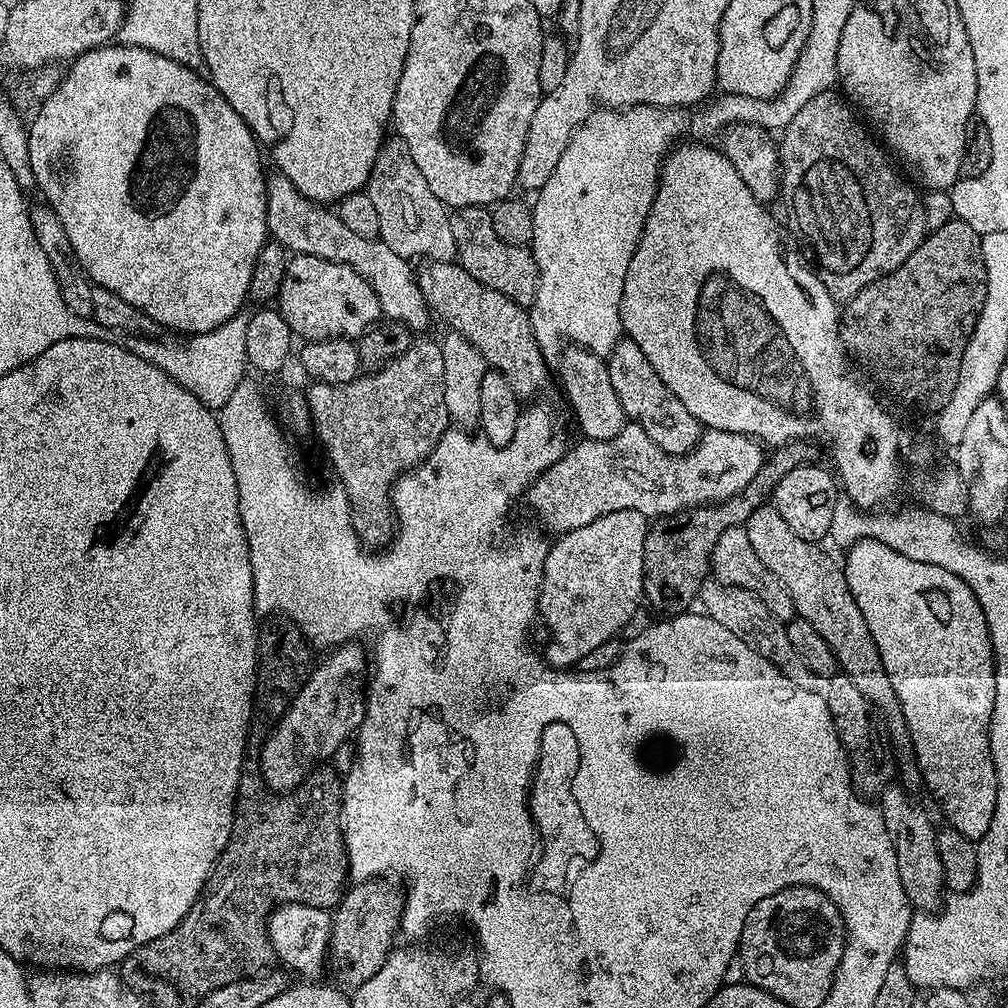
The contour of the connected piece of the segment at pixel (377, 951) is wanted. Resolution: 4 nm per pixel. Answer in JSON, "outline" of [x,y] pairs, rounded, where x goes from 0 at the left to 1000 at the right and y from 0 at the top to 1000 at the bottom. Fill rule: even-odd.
{"outline":[[[381,871],[352,876],[338,888],[335,898],[337,910],[327,917],[327,932],[323,937],[323,952],[329,956],[333,967],[332,975],[341,982],[359,978],[383,954],[385,945],[390,943],[389,932],[395,929],[397,909],[401,906],[399,885],[392,876]]]}

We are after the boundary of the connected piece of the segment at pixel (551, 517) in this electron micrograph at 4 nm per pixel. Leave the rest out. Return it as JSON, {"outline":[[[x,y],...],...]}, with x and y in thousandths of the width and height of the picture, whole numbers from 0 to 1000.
{"outline":[[[620,420],[619,426],[613,431],[609,431],[609,435],[604,437],[580,437],[576,436],[575,440],[571,440],[561,447],[560,452],[554,457],[550,458],[550,462],[546,462],[538,469],[537,472],[524,484],[522,489],[522,497],[529,504],[530,507],[536,511],[536,516],[544,524],[549,524],[552,530],[559,530],[569,526],[573,522],[581,522],[581,518],[589,518],[589,514],[597,514],[597,510],[605,510],[613,506],[633,506],[633,510],[642,512],[644,514],[654,514],[657,512],[670,512],[678,509],[680,506],[687,506],[683,504],[690,504],[693,500],[702,500],[701,502],[710,502],[715,498],[724,496],[728,490],[732,490],[741,480],[748,474],[748,470],[752,470],[752,466],[758,461],[760,455],[760,448],[750,441],[751,438],[744,433],[737,433],[736,431],[728,431],[720,427],[701,426],[695,432],[694,438],[691,438],[690,443],[687,447],[682,448],[679,452],[665,452],[658,448],[654,442],[649,439],[641,431],[641,427],[637,427],[629,420]]]}

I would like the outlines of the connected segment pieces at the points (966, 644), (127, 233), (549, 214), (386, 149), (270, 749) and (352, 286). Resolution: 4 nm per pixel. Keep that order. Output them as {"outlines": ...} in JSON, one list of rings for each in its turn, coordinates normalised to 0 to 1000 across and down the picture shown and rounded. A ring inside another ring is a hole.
{"outlines":[[[[853,536],[841,547],[839,558],[837,557],[837,571],[840,573],[840,581],[848,593],[849,600],[855,606],[855,613],[859,613],[859,621],[865,630],[867,641],[871,641],[871,649],[875,653],[875,661],[883,673],[883,681],[887,681],[887,688],[893,697],[893,703],[897,709],[897,715],[901,721],[901,727],[905,733],[905,749],[909,752],[909,759],[913,761],[913,773],[916,781],[925,785],[927,793],[933,797],[937,805],[939,816],[946,823],[950,823],[960,833],[971,835],[982,823],[982,812],[986,812],[986,800],[988,799],[988,765],[982,748],[982,736],[980,735],[980,721],[986,704],[986,692],[988,691],[988,660],[984,653],[984,638],[980,632],[978,613],[974,609],[973,601],[962,583],[944,583],[944,591],[940,587],[929,587],[929,575],[925,575],[925,567],[921,567],[925,560],[907,557],[899,552],[867,536]],[[929,591],[937,591],[937,599],[929,599]]],[[[111,42],[104,47],[90,48],[87,52],[82,52],[80,56],[76,56],[74,60],[70,61],[68,67],[71,68],[68,69],[67,75],[65,71],[60,82],[56,84],[55,89],[45,97],[43,103],[35,108],[36,120],[31,120],[28,128],[28,152],[30,153],[30,165],[34,165],[36,186],[41,191],[44,189],[45,195],[43,194],[43,197],[48,205],[53,206],[58,212],[58,216],[65,228],[65,236],[69,236],[69,244],[73,244],[73,252],[79,263],[82,264],[83,271],[93,280],[97,280],[97,284],[105,284],[105,288],[109,288],[109,292],[117,292],[117,296],[121,296],[121,300],[125,300],[129,304],[141,308],[141,312],[153,315],[153,319],[157,319],[160,326],[172,325],[175,329],[197,331],[219,325],[228,314],[233,313],[235,310],[243,305],[242,298],[247,297],[246,285],[248,284],[249,273],[252,271],[253,257],[256,256],[257,249],[260,248],[268,234],[266,217],[264,216],[264,170],[262,171],[261,165],[258,164],[259,144],[251,135],[249,127],[246,127],[241,117],[234,112],[232,105],[228,105],[228,101],[224,101],[224,97],[220,97],[220,93],[216,88],[203,78],[197,70],[186,67],[184,63],[173,62],[161,54],[141,50],[140,48],[127,48],[121,43]]],[[[636,103],[614,109],[596,106],[567,134],[565,145],[562,145],[554,165],[550,165],[550,173],[546,173],[542,185],[531,191],[532,200],[527,203],[529,238],[526,247],[536,275],[526,316],[531,344],[535,345],[541,357],[551,358],[563,341],[601,355],[617,336],[615,301],[621,268],[635,239],[631,232],[619,238],[623,234],[623,206],[639,208],[649,200],[655,168],[665,149],[672,146],[674,135],[682,132],[683,116],[684,112],[675,105],[658,107],[652,103]]],[[[396,137],[382,138],[377,152],[369,166],[369,172],[363,184],[367,200],[371,200],[377,224],[376,237],[380,238],[391,252],[402,256],[418,254],[418,259],[448,258],[452,253],[450,228],[445,207],[423,185],[423,177],[407,153],[407,145]]],[[[346,637],[334,642],[313,664],[305,668],[296,686],[289,691],[288,697],[281,703],[278,715],[274,718],[270,730],[262,734],[258,742],[258,770],[263,783],[267,786],[281,788],[291,786],[310,769],[312,763],[320,754],[325,754],[341,737],[350,733],[351,727],[361,714],[361,696],[363,693],[363,663],[361,667],[361,647],[358,640]]],[[[295,252],[285,259],[276,309],[284,323],[288,323],[291,334],[299,333],[302,339],[356,335],[379,313],[375,292],[371,292],[367,280],[357,270],[335,259]]]]}

